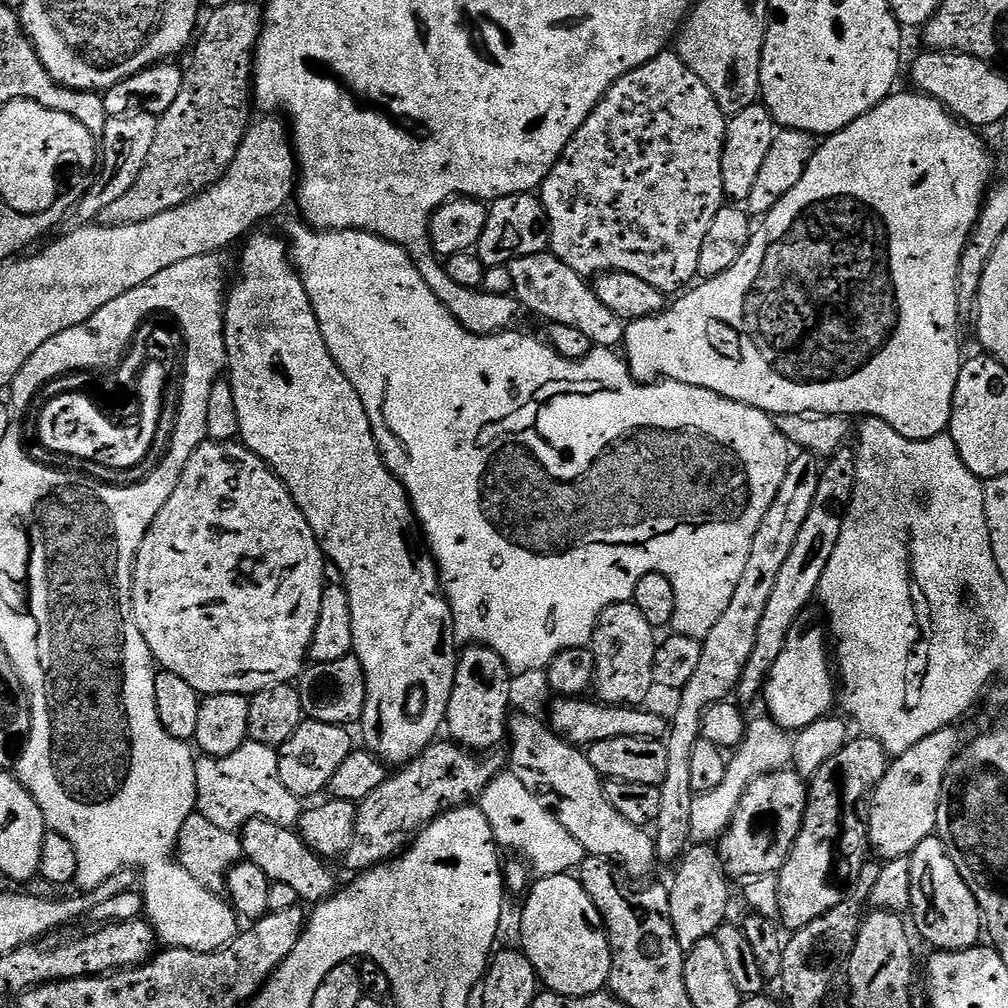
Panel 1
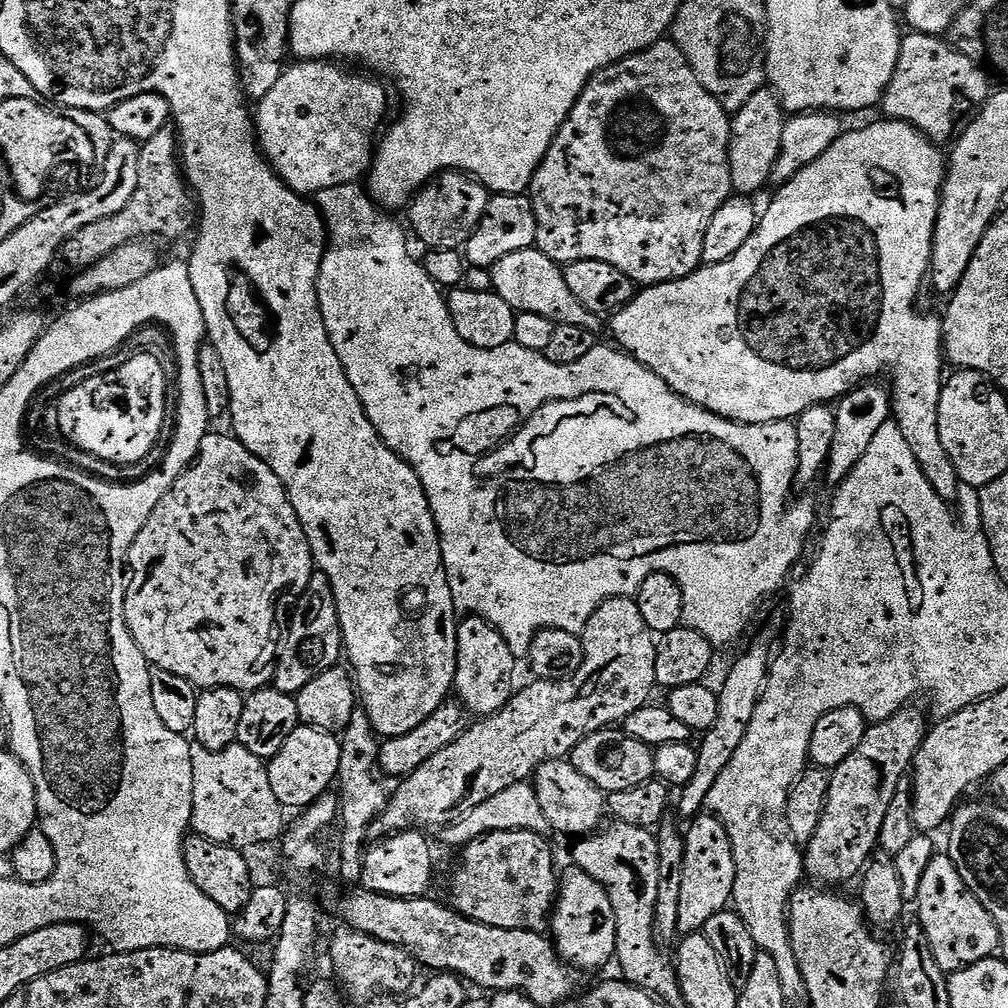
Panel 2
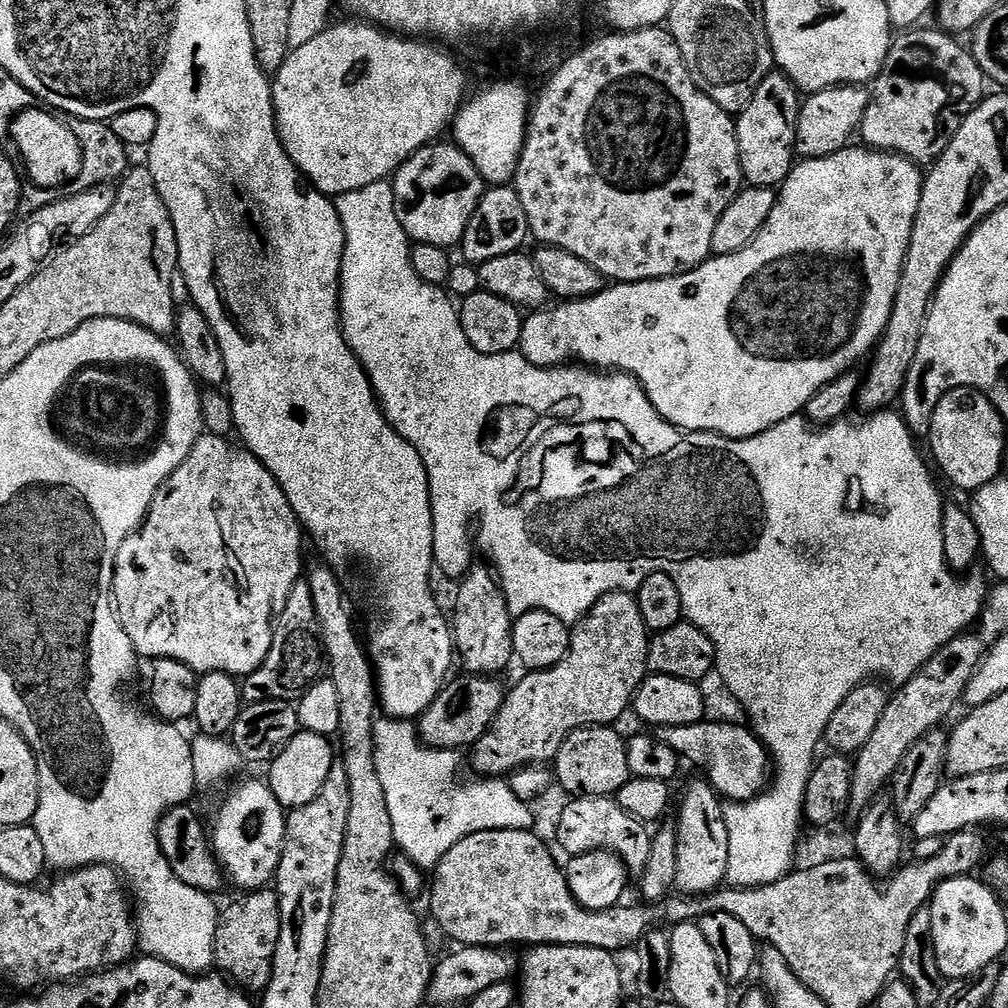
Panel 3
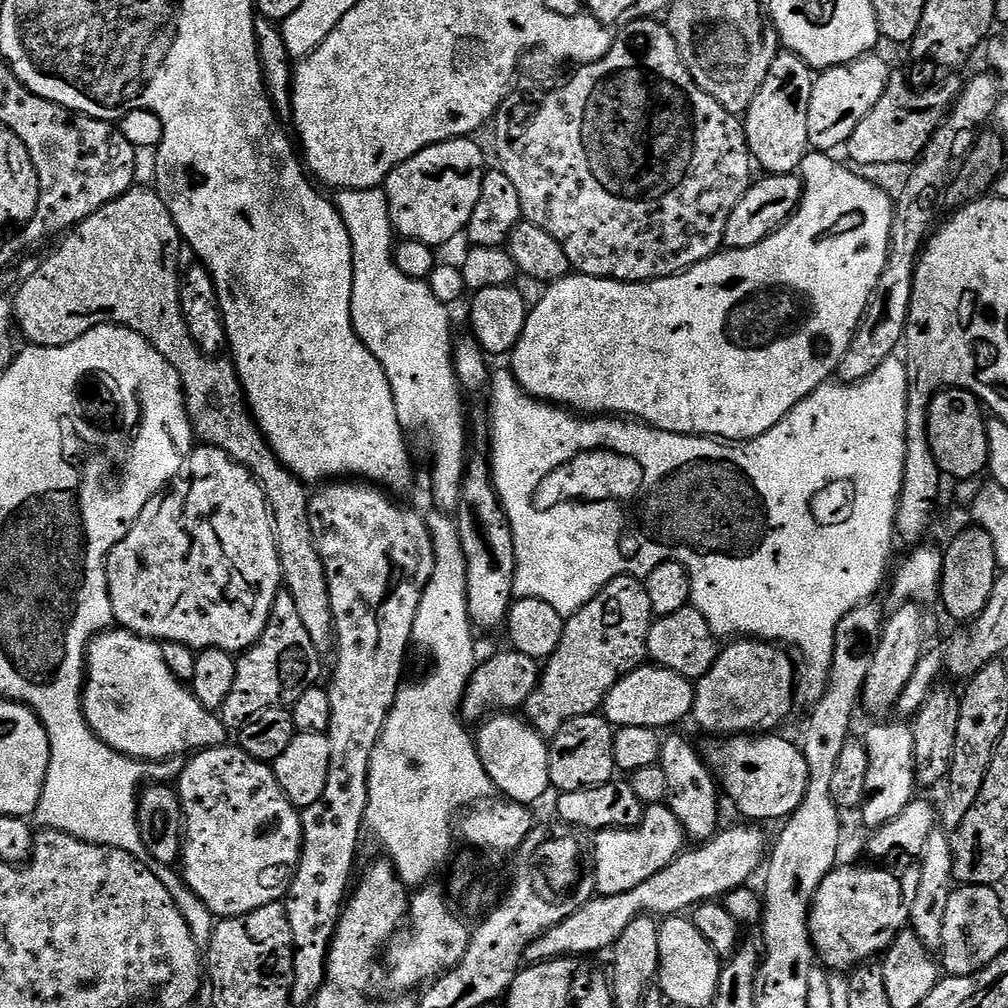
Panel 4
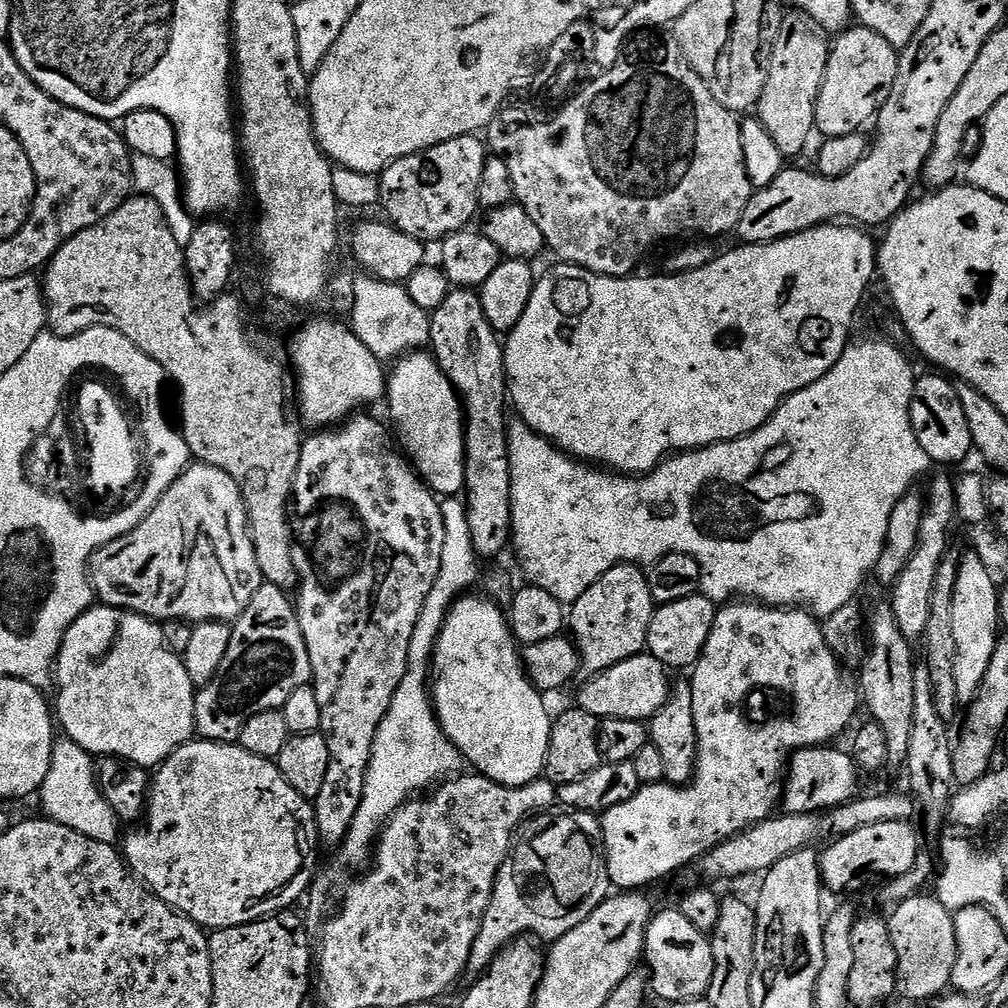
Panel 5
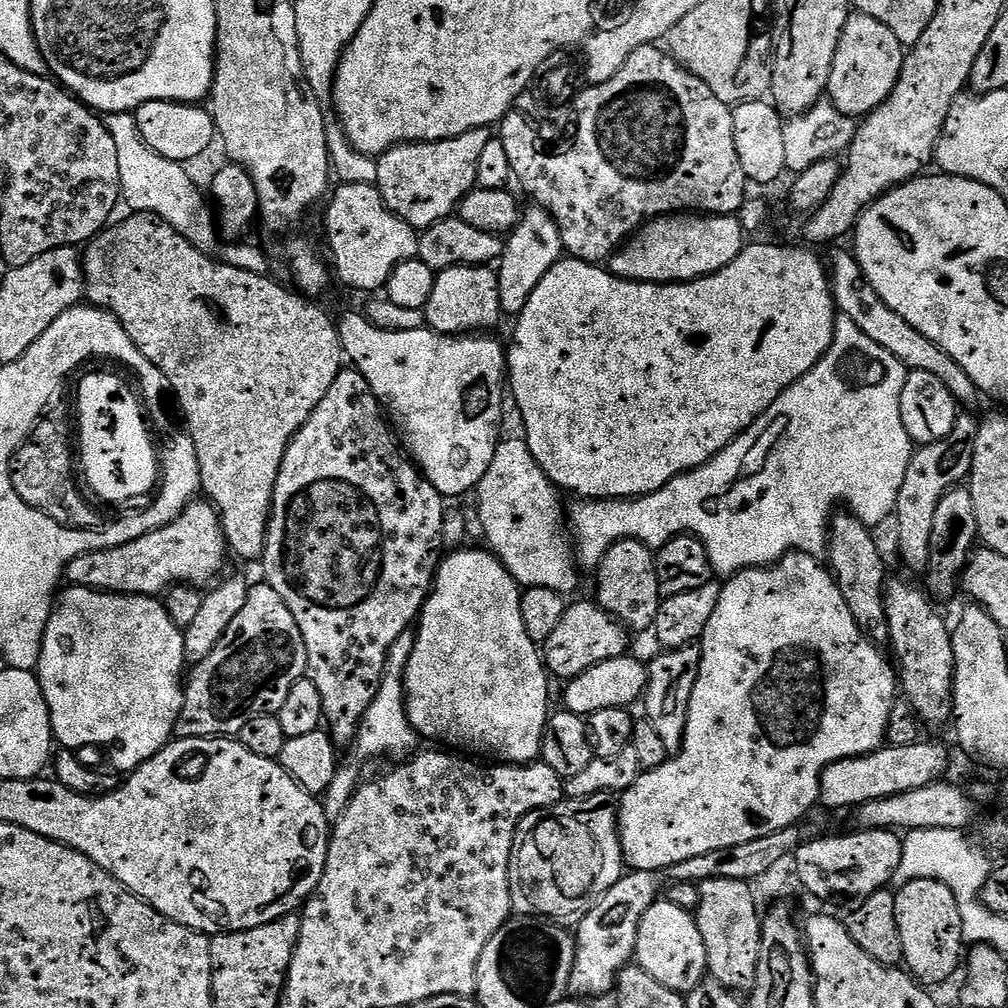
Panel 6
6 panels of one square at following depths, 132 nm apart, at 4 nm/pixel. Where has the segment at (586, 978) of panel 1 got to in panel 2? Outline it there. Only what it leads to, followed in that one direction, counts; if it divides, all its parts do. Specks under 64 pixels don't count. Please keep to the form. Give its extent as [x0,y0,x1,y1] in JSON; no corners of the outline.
[550,866,616,972]

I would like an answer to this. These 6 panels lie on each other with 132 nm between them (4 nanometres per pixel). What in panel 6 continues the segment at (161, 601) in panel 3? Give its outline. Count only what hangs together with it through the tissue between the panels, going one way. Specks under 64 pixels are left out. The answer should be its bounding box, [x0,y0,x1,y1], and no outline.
[67,503,230,598]

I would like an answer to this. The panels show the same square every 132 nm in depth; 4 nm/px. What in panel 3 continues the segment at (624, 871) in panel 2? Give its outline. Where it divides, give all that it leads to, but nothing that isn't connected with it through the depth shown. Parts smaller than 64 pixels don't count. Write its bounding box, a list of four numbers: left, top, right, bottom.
[556,796,653,878]

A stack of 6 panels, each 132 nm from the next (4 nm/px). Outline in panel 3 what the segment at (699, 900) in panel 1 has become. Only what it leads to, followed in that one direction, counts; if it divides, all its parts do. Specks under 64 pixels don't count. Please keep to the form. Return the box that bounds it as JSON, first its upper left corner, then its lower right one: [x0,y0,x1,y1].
[676,780,730,896]

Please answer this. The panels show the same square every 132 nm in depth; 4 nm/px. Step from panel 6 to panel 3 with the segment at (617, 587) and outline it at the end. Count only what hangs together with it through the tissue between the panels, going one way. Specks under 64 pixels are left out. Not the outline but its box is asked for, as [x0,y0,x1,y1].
[472,592,650,778]

